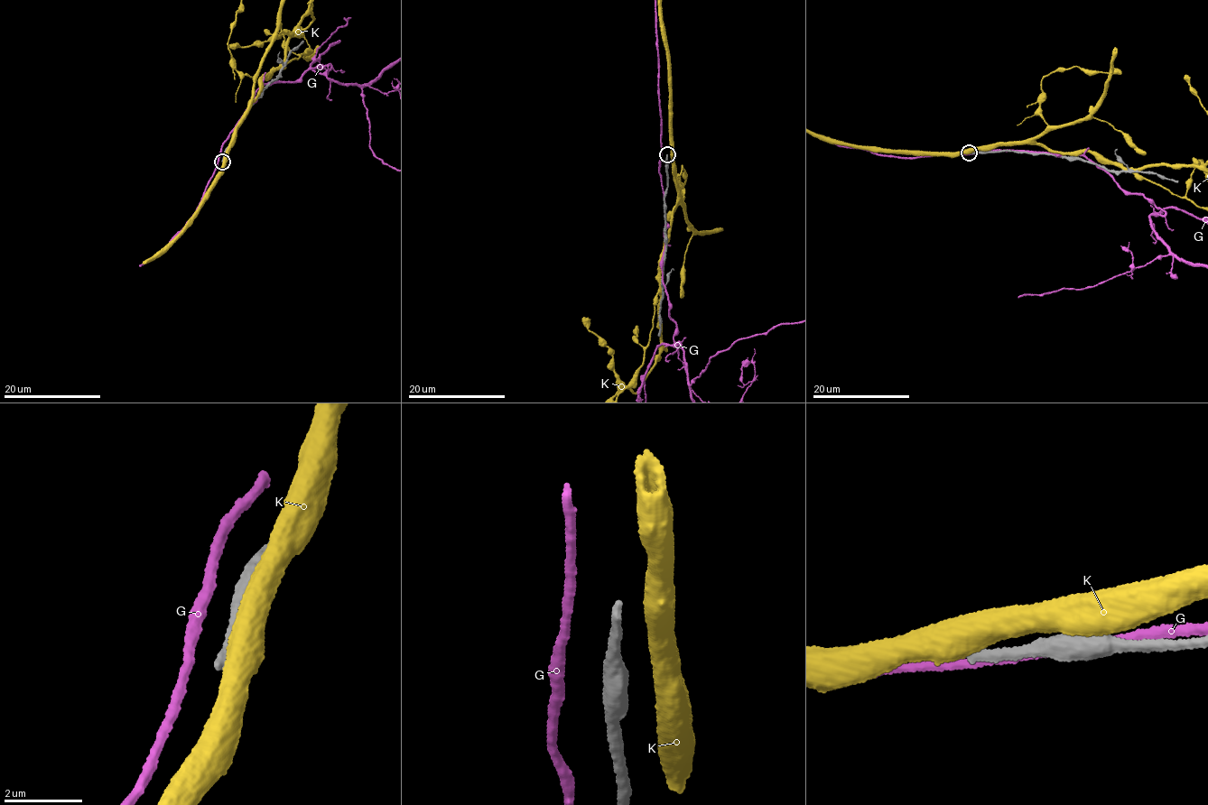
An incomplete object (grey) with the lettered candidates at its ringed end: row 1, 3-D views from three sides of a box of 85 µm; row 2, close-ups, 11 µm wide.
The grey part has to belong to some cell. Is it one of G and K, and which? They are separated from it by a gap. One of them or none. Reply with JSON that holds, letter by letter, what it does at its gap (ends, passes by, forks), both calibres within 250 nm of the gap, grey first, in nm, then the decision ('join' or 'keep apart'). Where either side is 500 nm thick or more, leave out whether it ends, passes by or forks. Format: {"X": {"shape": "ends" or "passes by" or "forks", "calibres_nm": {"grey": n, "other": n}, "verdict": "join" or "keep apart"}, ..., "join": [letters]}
{"G": {"shape": "passes by", "calibres_nm": {"grey": 240, "other": 200}, "verdict": "keep apart"}, "K": {"calibres_nm": {"grey": 240, "other": 550}, "verdict": "keep apart"}, "join": []}

